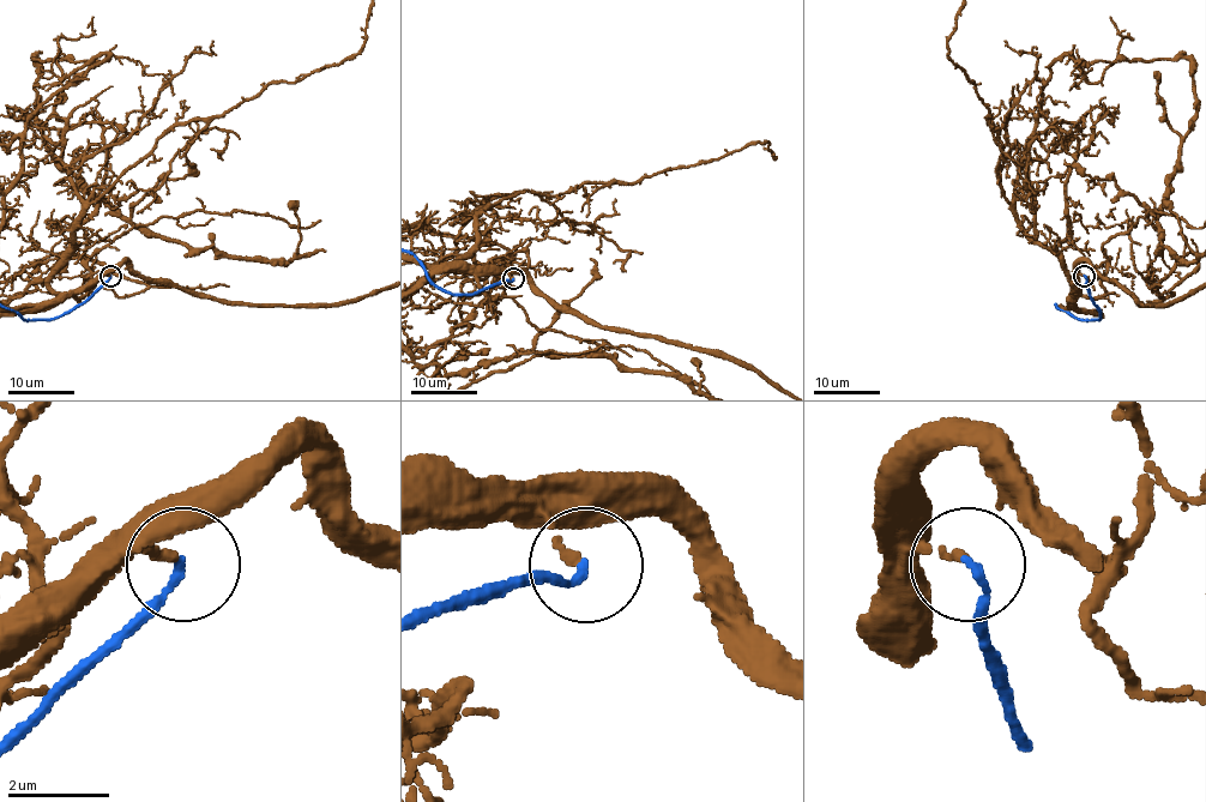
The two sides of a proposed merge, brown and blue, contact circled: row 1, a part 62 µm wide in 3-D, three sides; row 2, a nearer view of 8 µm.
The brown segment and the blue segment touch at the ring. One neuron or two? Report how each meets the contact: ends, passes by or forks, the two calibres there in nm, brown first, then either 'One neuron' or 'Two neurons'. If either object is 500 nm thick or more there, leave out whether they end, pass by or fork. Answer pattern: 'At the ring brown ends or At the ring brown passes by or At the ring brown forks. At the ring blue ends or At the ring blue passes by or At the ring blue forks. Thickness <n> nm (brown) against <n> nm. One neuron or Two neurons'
At the ring brown ends. At the ring blue ends. Thickness 160 nm (brown) against 140 nm. One neuron

